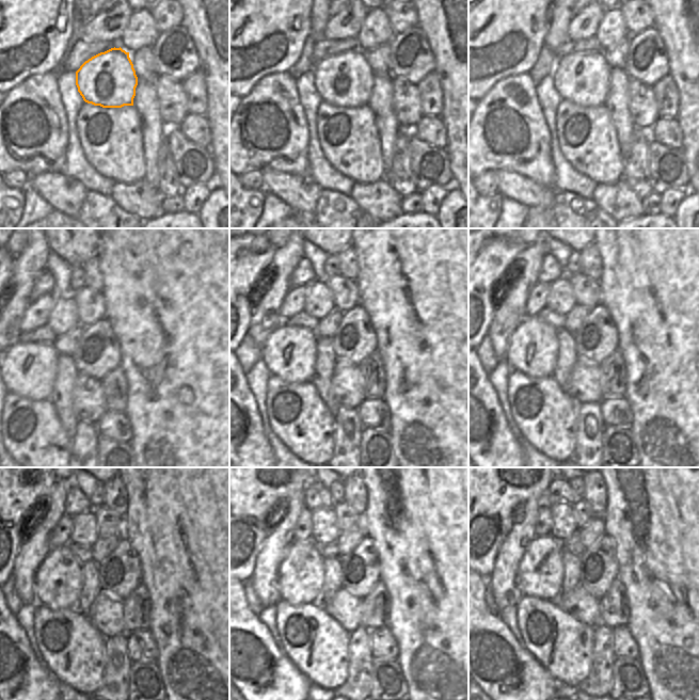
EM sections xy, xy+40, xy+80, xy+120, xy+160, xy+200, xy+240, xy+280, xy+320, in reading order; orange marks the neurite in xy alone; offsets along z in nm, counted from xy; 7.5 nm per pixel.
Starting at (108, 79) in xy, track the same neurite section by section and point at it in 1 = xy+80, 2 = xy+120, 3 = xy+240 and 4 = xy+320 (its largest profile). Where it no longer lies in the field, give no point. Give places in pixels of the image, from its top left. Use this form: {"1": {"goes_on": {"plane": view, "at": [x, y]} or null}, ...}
{"1": {"goes_on": {"plane": "xy+80", "at": [582, 78]}}, "2": {"goes_on": {"plane": "xy+120", "at": [97, 313]}}, "3": {"goes_on": {"plane": "xy+240", "at": [62, 572]}}, "4": {"goes_on": {"plane": "xy+320", "at": [541, 570]}}}

